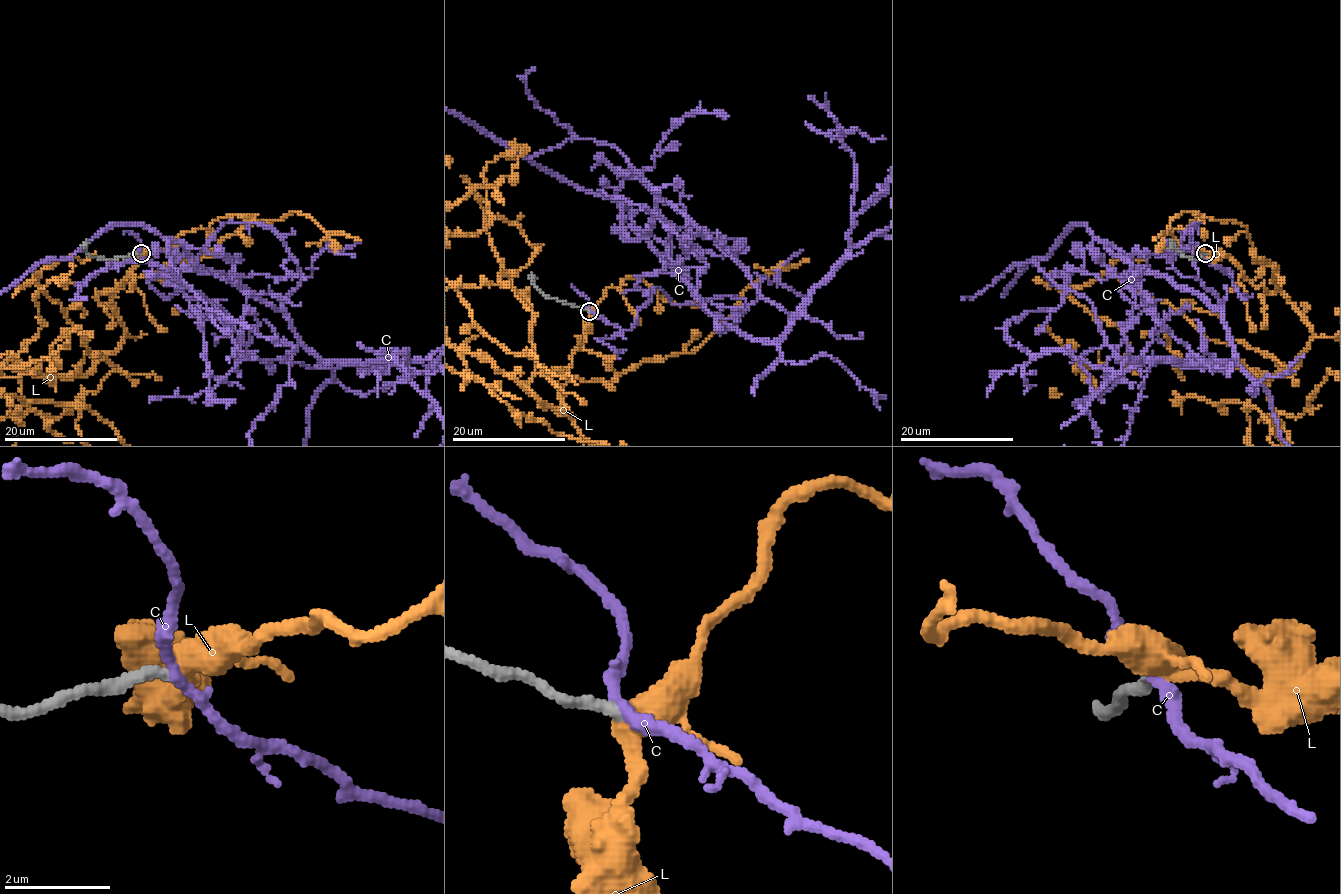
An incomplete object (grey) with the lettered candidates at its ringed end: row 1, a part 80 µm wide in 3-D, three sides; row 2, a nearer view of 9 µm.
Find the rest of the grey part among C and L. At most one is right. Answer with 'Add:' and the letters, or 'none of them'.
Add: L

